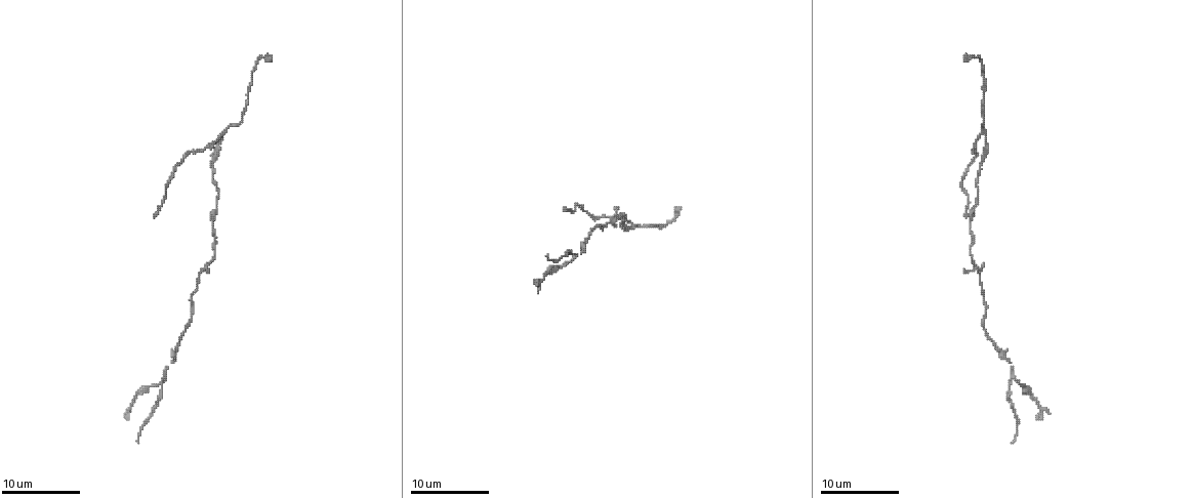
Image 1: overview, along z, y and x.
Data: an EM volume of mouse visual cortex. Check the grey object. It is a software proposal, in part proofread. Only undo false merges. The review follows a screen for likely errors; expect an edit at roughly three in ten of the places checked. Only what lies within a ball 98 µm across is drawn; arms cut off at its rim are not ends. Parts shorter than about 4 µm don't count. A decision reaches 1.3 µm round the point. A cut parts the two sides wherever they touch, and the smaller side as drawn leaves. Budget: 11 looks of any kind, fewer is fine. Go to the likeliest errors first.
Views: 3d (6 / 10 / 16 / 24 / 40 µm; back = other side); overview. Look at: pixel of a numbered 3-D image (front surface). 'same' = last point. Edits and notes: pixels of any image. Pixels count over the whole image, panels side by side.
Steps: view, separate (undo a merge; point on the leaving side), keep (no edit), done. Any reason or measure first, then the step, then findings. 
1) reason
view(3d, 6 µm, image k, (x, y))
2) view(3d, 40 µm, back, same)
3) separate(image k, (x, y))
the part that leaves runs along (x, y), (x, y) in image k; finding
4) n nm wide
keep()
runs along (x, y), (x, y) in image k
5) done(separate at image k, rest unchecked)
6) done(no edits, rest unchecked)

side arm on a straight run
view(3d, 10 µm, image 1, (983, 130))

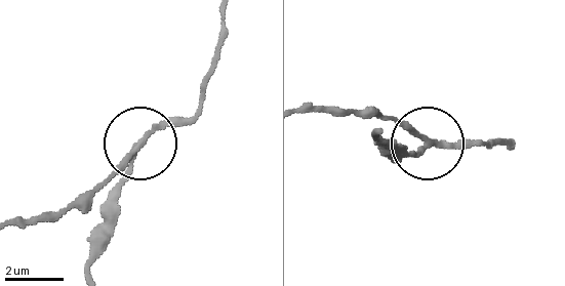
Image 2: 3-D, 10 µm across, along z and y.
from behind
view(3d, 10 µm, back, image 2, (424, 140))

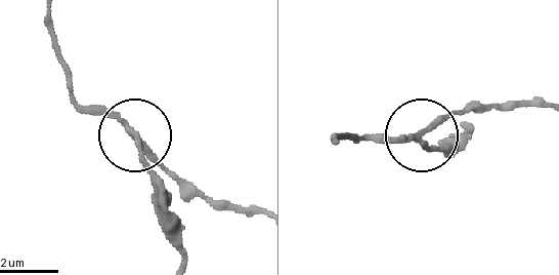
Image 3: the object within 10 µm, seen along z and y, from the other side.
170 nm wide
separate(image 3, (170, 171))
the part that leaves runs along (144, 147), (215, 200), (259, 212) in image 3; a second neuron is stuck on

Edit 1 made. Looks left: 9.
view(overview)

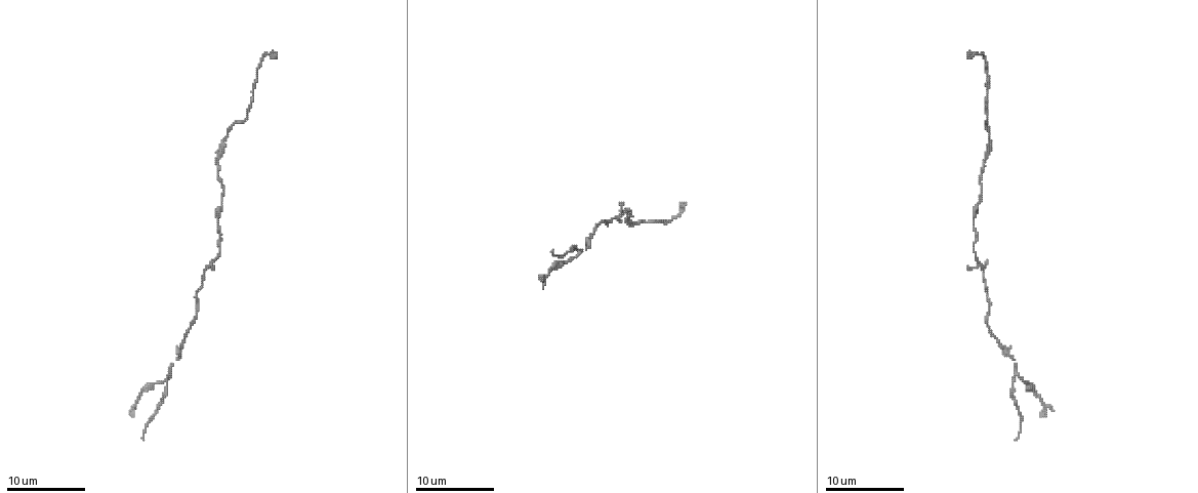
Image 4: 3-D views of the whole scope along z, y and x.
branch point
view(3d, 6 µm, image 4, (579, 252))

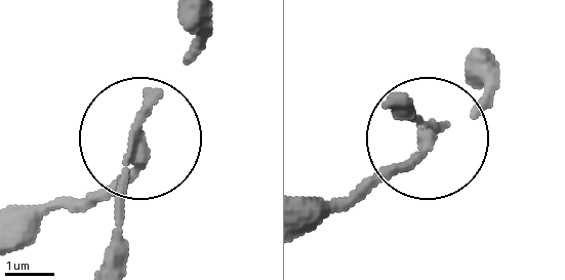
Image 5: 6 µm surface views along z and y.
view(3d, 6 µm, back, image 5, (427, 135))

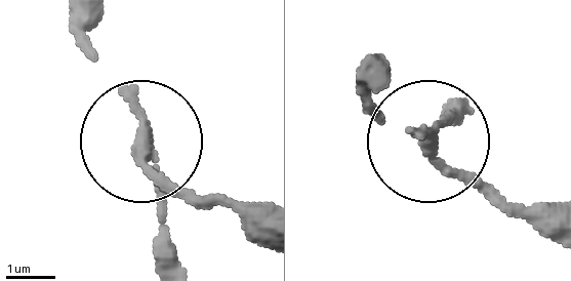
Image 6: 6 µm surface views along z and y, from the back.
200 nm wide
separate(image 6, (173, 184))
the part that leaves runs along (147, 136), (170, 181), (256, 209) in image 6; two neurons meet here

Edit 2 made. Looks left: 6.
three arms meet
view(3d, 6 µm, image 4, (215, 260))

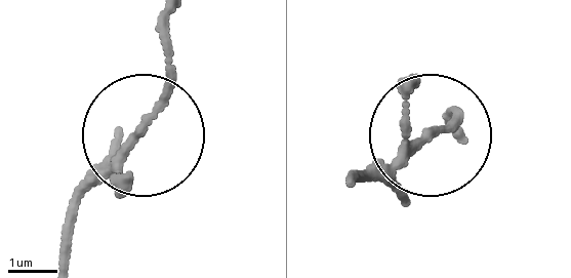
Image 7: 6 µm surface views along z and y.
other side
view(3d, 6 µm, back, image 7, (139, 132))

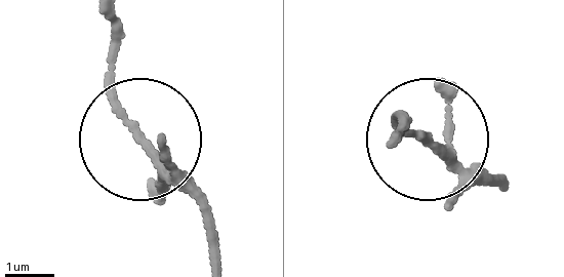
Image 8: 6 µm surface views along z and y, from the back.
3 arms
keep()
runs along (109, 15), (117, 101), (207, 220) in image 8; one neuron here

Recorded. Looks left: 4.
view(3d, 10 µm, image 4, (592, 235))

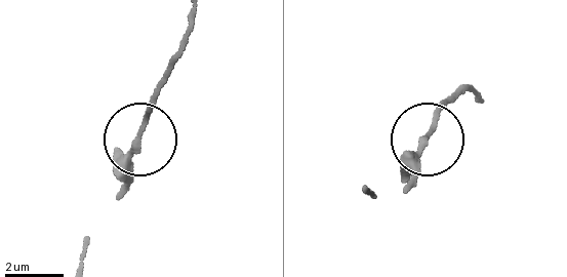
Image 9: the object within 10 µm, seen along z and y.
180 nm wide
keep()
runs along (190, 14), (179, 58), (150, 110), (130, 188) in image 9; continuous, no second neuron

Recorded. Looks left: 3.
thick turns thin
view(3d, 10 µm, image 4, (977, 206))

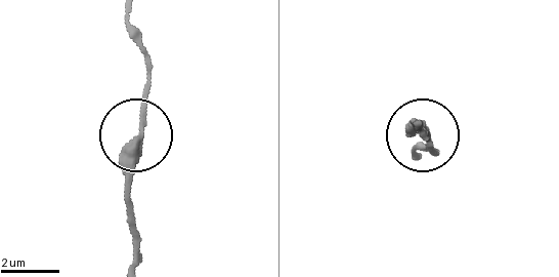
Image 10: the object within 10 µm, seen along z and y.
view(3d, 10 µm, back, image 10, (142, 133))

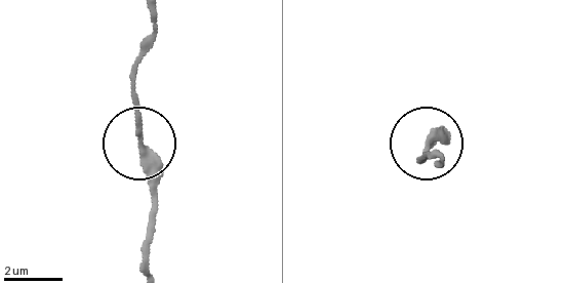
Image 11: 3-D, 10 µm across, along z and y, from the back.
keep()
continuous, no second neuron

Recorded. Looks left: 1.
done(separate at image 3, separate at image 6, rest unchecked)

